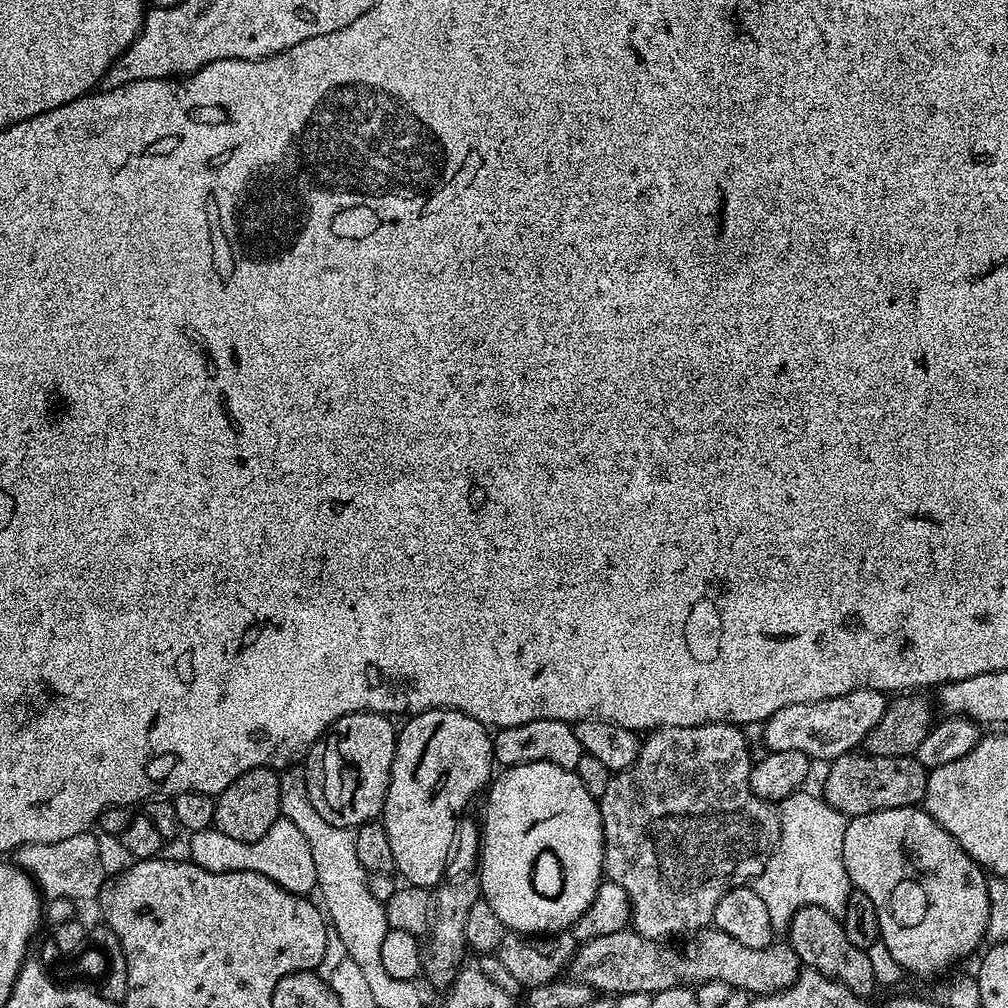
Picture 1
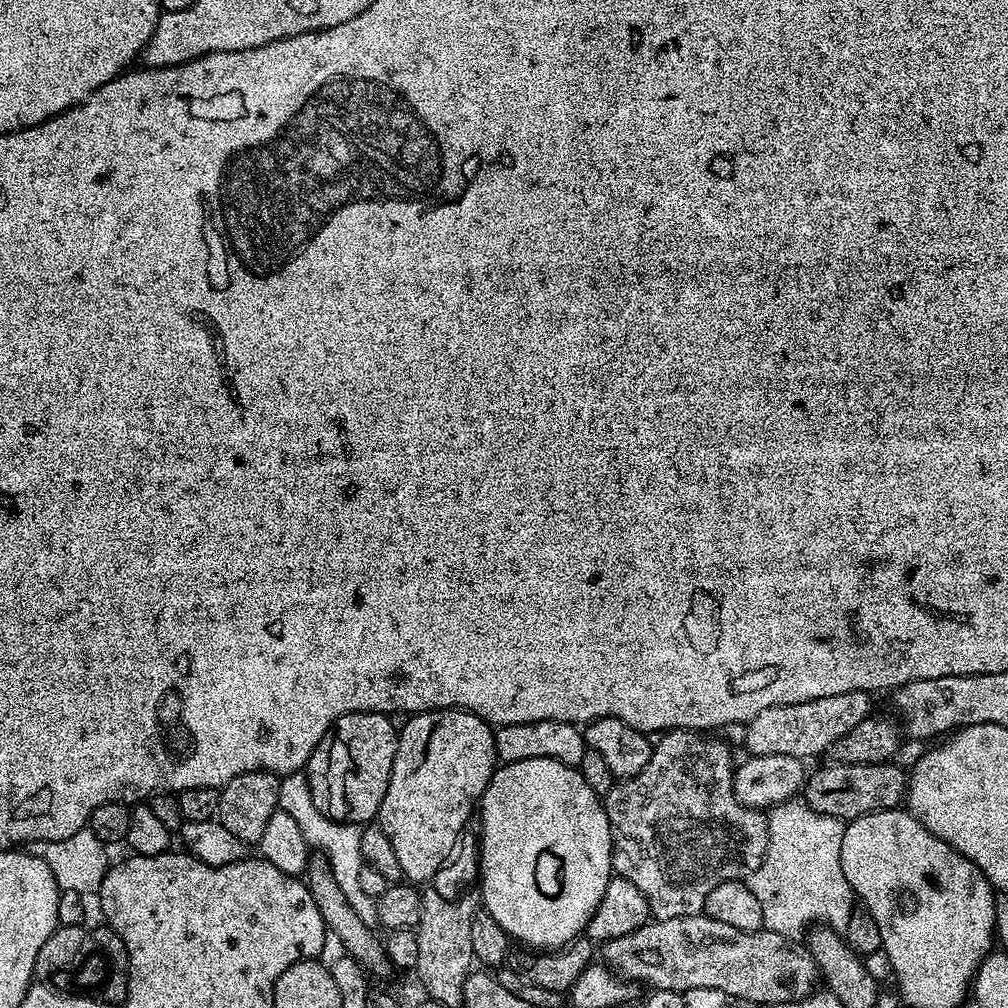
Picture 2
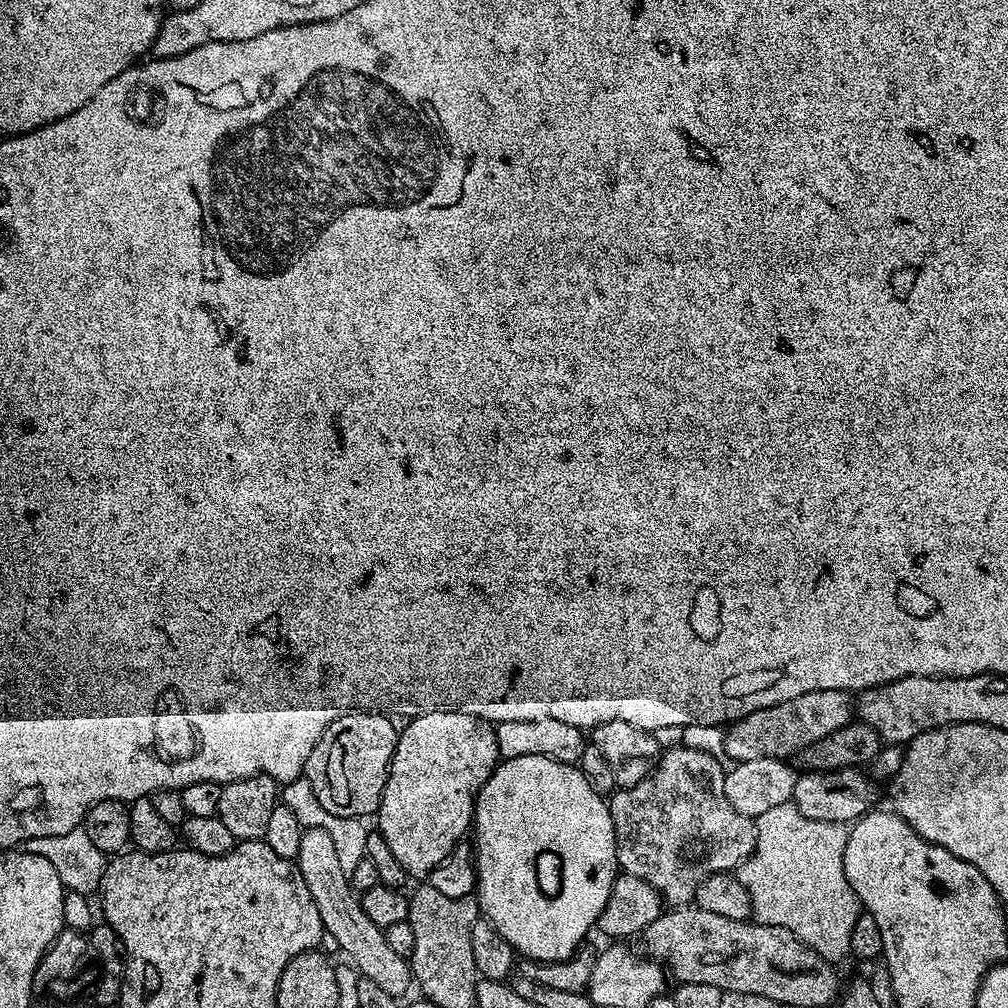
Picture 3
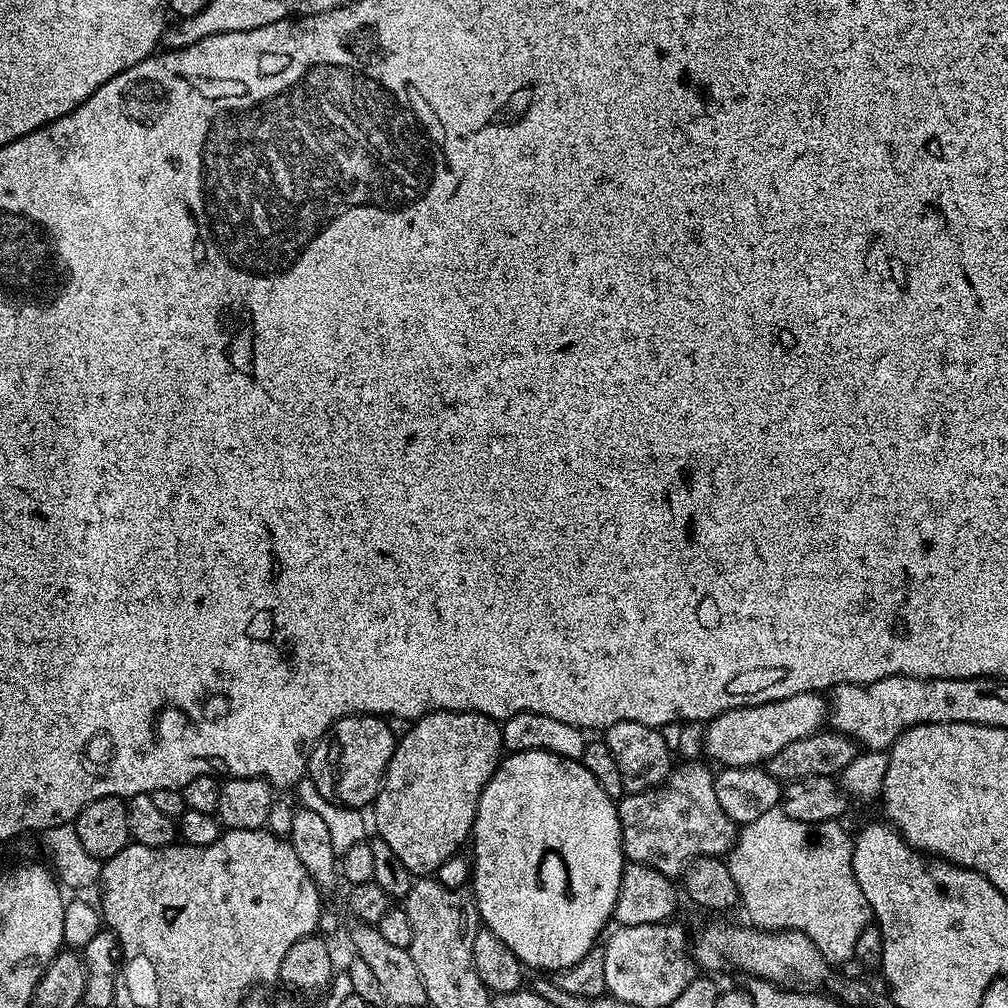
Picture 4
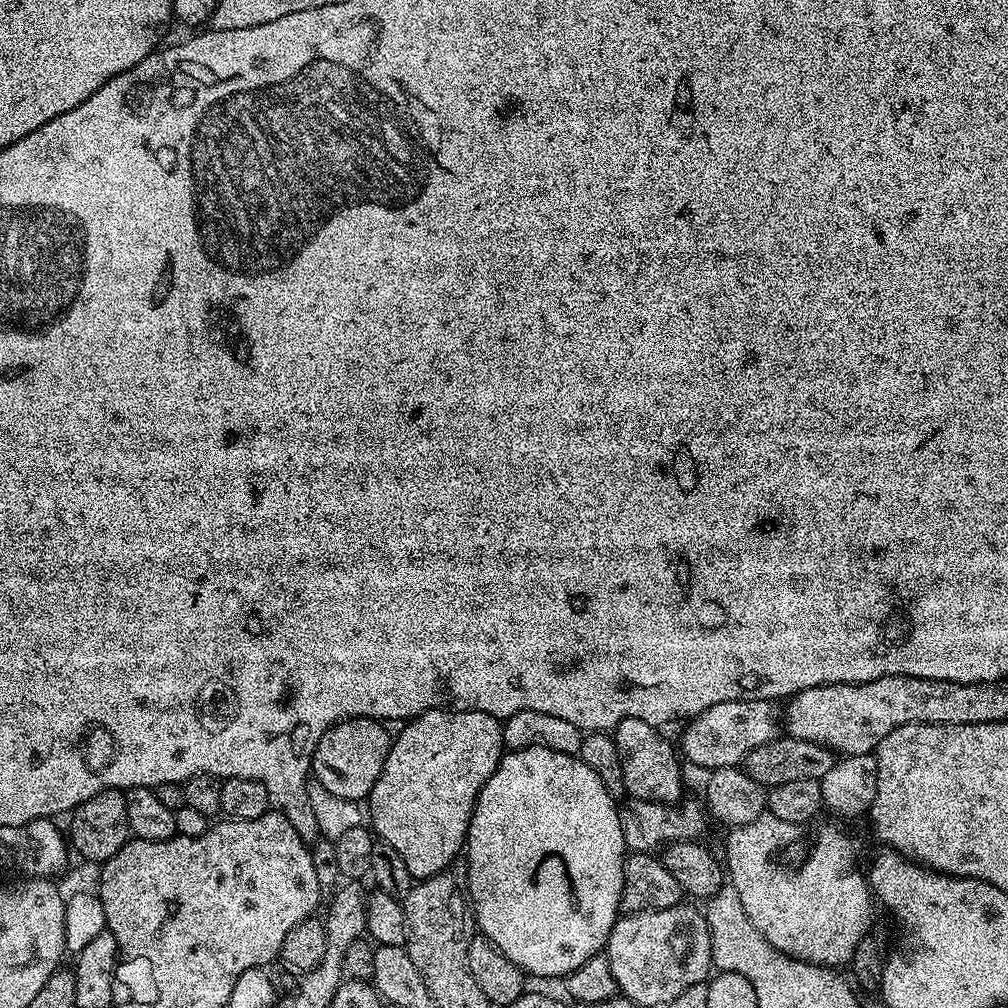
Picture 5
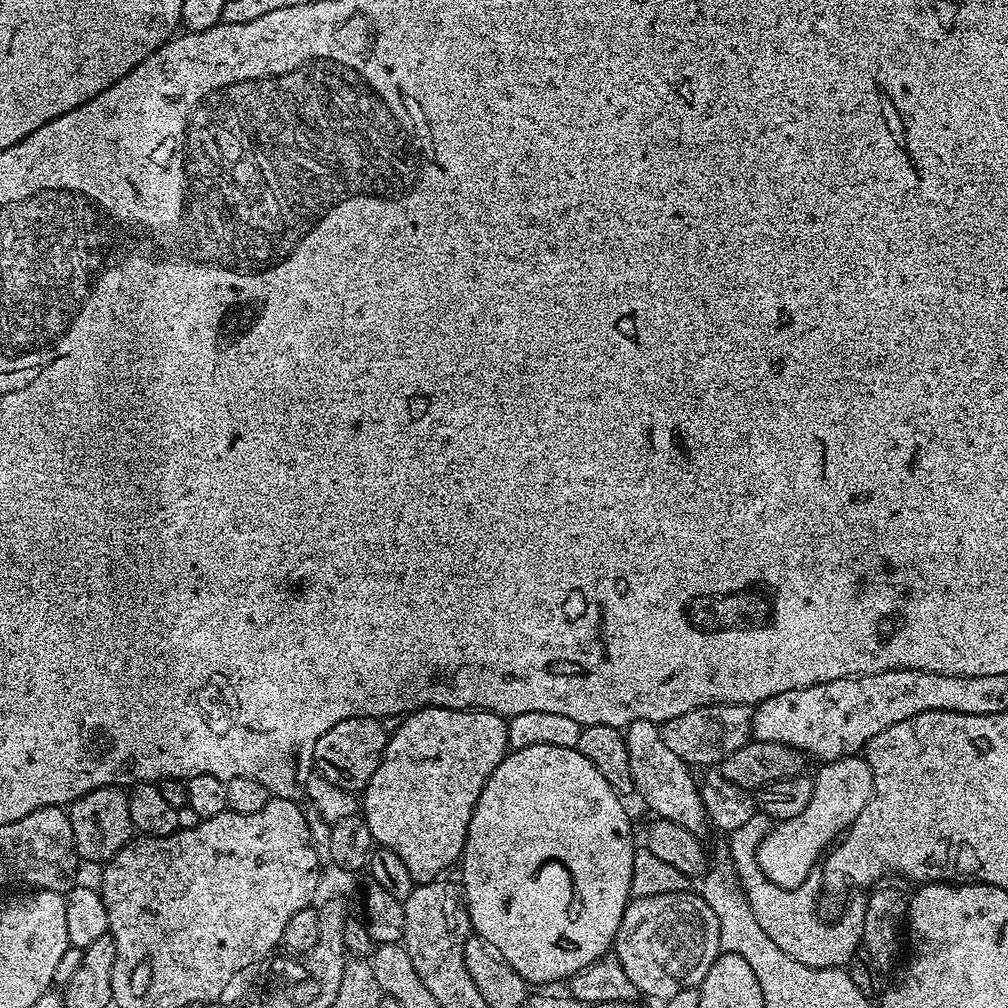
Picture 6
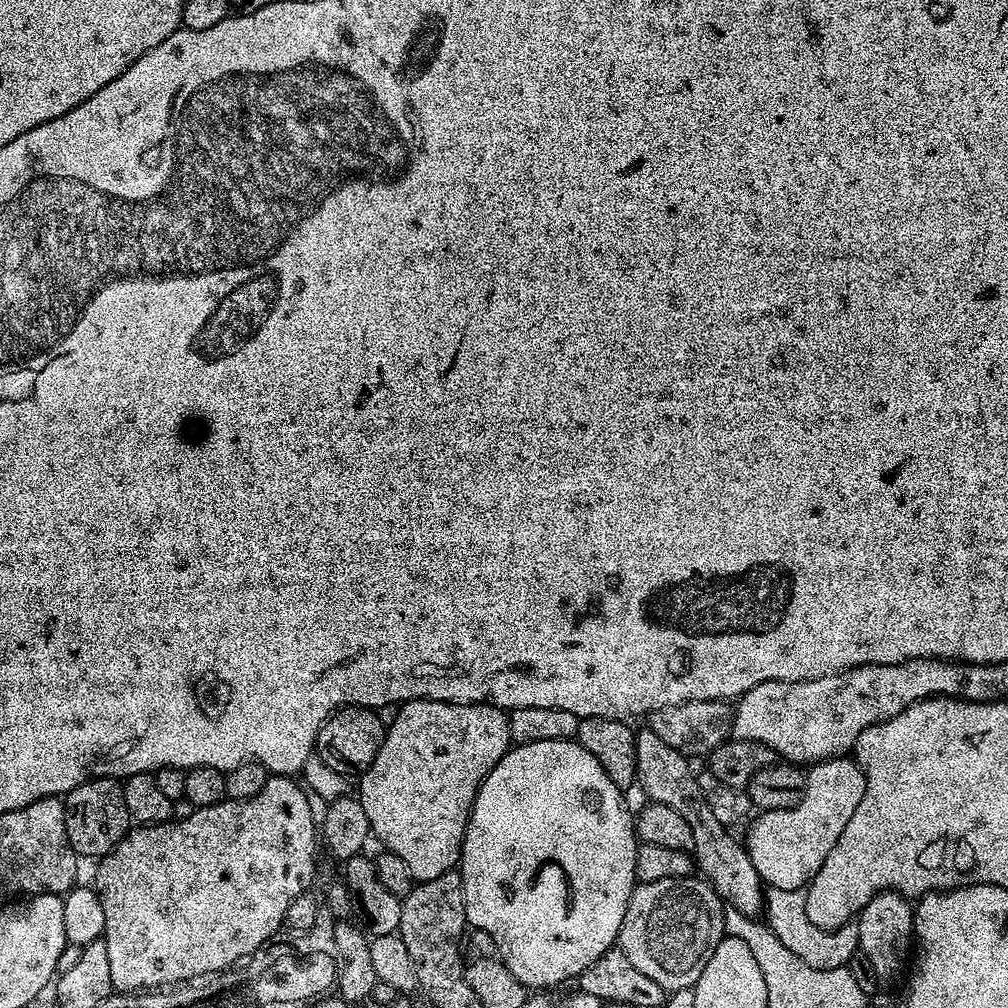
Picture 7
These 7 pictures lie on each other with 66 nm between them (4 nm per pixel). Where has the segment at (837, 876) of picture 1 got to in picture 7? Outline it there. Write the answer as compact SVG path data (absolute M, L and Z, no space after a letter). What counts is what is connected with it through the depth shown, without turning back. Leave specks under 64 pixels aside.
M769 887L766 892L763 915L766 923L778 942L790 950L790 954L798 954L806 966L814 966L818 970L834 970L843 968L857 955L860 939L855 923L844 924L833 932L822 930L810 922L806 914L806 898L803 891L790 891Z

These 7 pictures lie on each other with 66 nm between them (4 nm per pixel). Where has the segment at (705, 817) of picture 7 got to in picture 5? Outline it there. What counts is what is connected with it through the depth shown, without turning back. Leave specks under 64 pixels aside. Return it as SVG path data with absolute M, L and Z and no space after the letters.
M626 718L616 724L614 739L618 746L618 762L622 762L624 790L633 800L652 800L655 804L676 806L681 803L680 795L684 792L684 776L680 773L682 760L674 747L673 741L671 744L670 741L664 740L664 736L660 732L663 731L657 725L650 722L642 722L642 718Z

